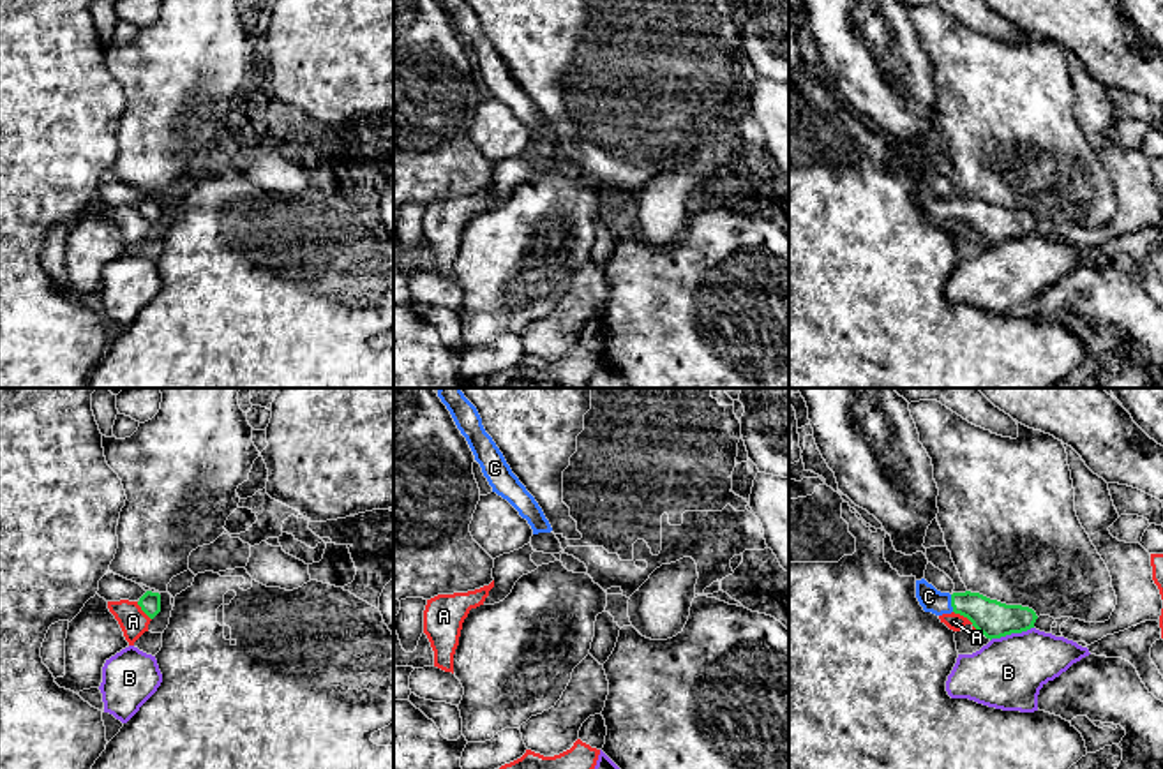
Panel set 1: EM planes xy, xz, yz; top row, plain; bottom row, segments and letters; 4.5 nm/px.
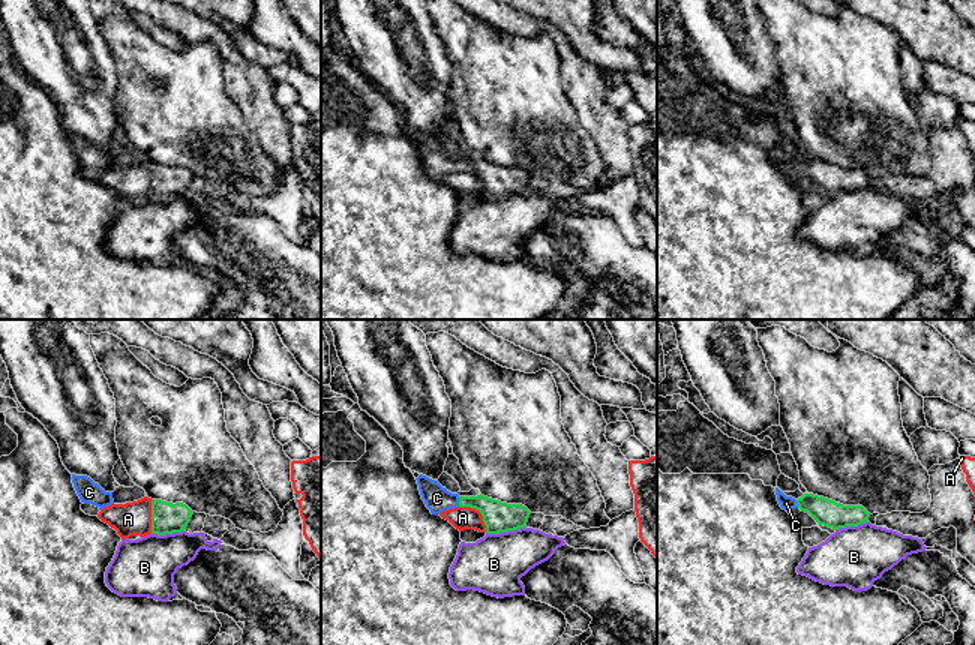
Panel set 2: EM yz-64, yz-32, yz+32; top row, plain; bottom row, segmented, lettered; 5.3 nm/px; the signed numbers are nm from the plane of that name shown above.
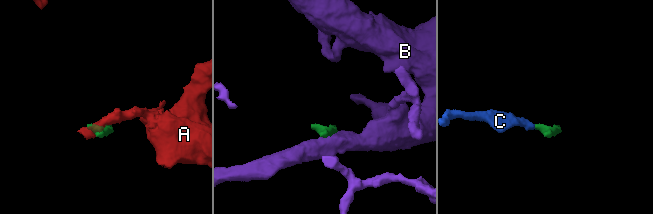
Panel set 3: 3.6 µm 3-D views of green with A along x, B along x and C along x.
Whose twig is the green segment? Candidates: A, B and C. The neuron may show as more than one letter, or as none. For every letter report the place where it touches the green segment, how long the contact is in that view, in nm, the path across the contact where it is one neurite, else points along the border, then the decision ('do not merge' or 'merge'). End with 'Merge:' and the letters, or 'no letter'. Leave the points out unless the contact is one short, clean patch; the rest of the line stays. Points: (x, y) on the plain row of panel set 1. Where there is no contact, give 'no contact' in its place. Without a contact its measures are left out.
A: meets green in yz at (966, 221); contact 140 nm long; border along yz (953, 216), (976, 233); do not merge
B: meets green in yz at (1012, 237); contact 220 nm long; border along yz (1033, 231), (990, 246); do not merge
C: meets green in yz at (952, 209); contact 80 nm long; runs through yz (994, 224), (973, 210), (952, 209), (932, 205); merge
Merge: C

